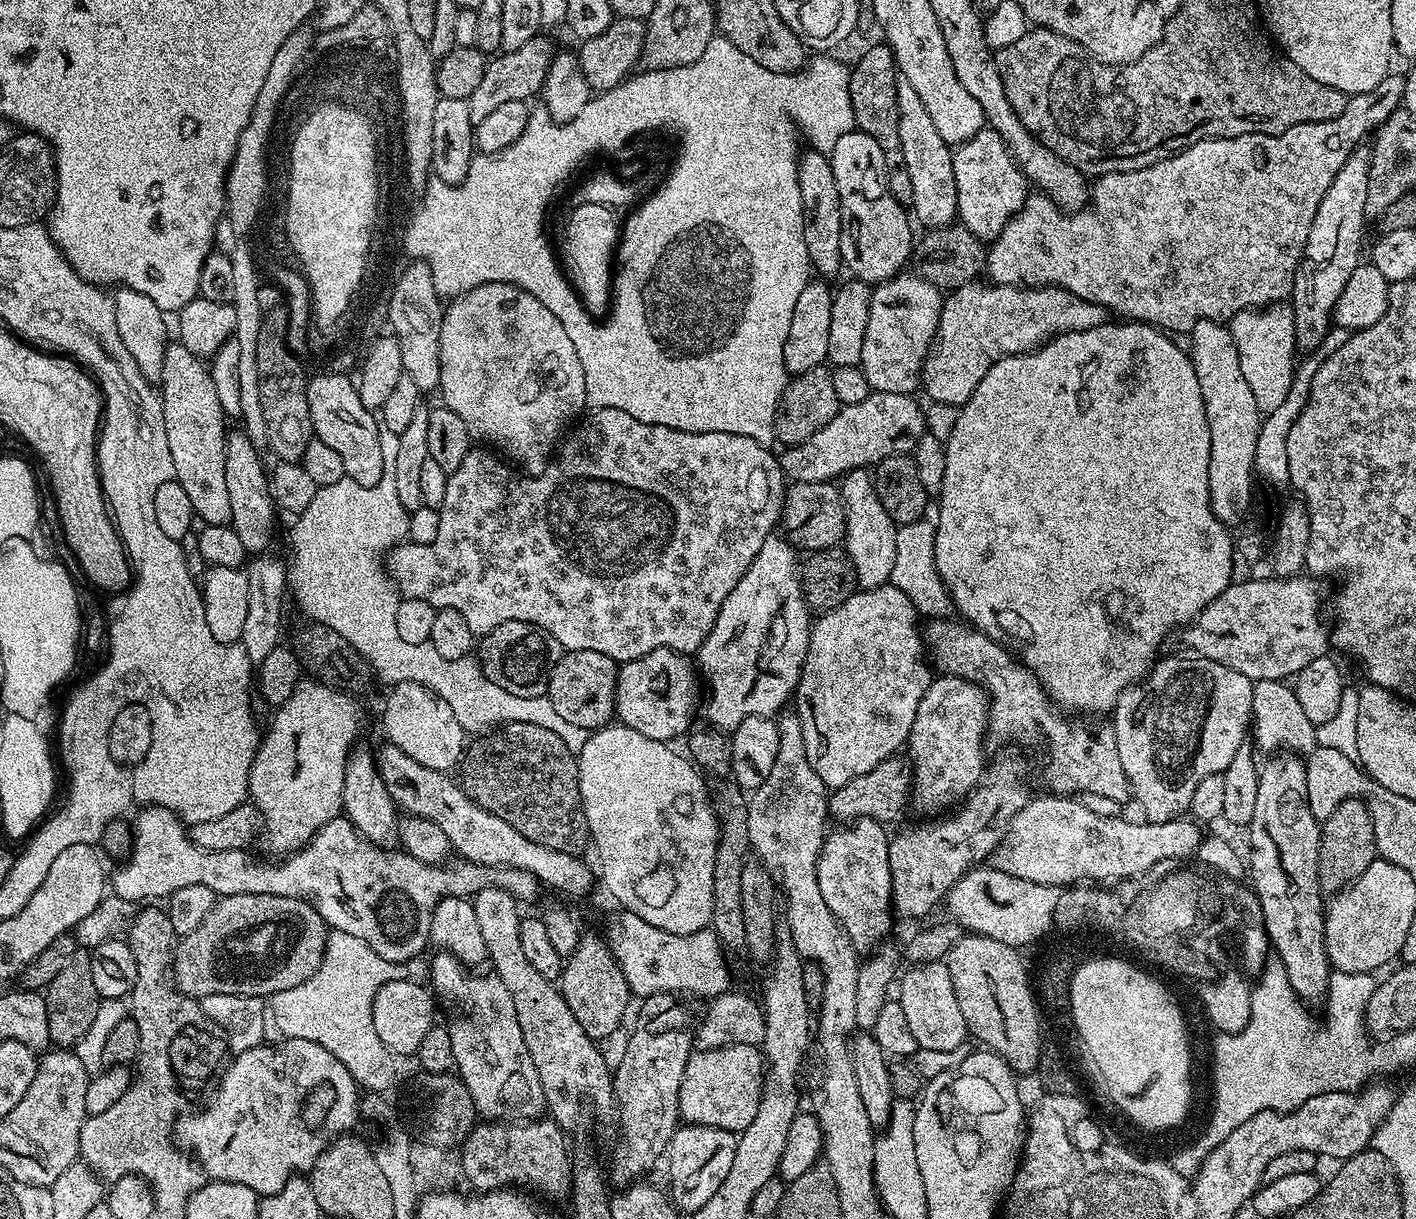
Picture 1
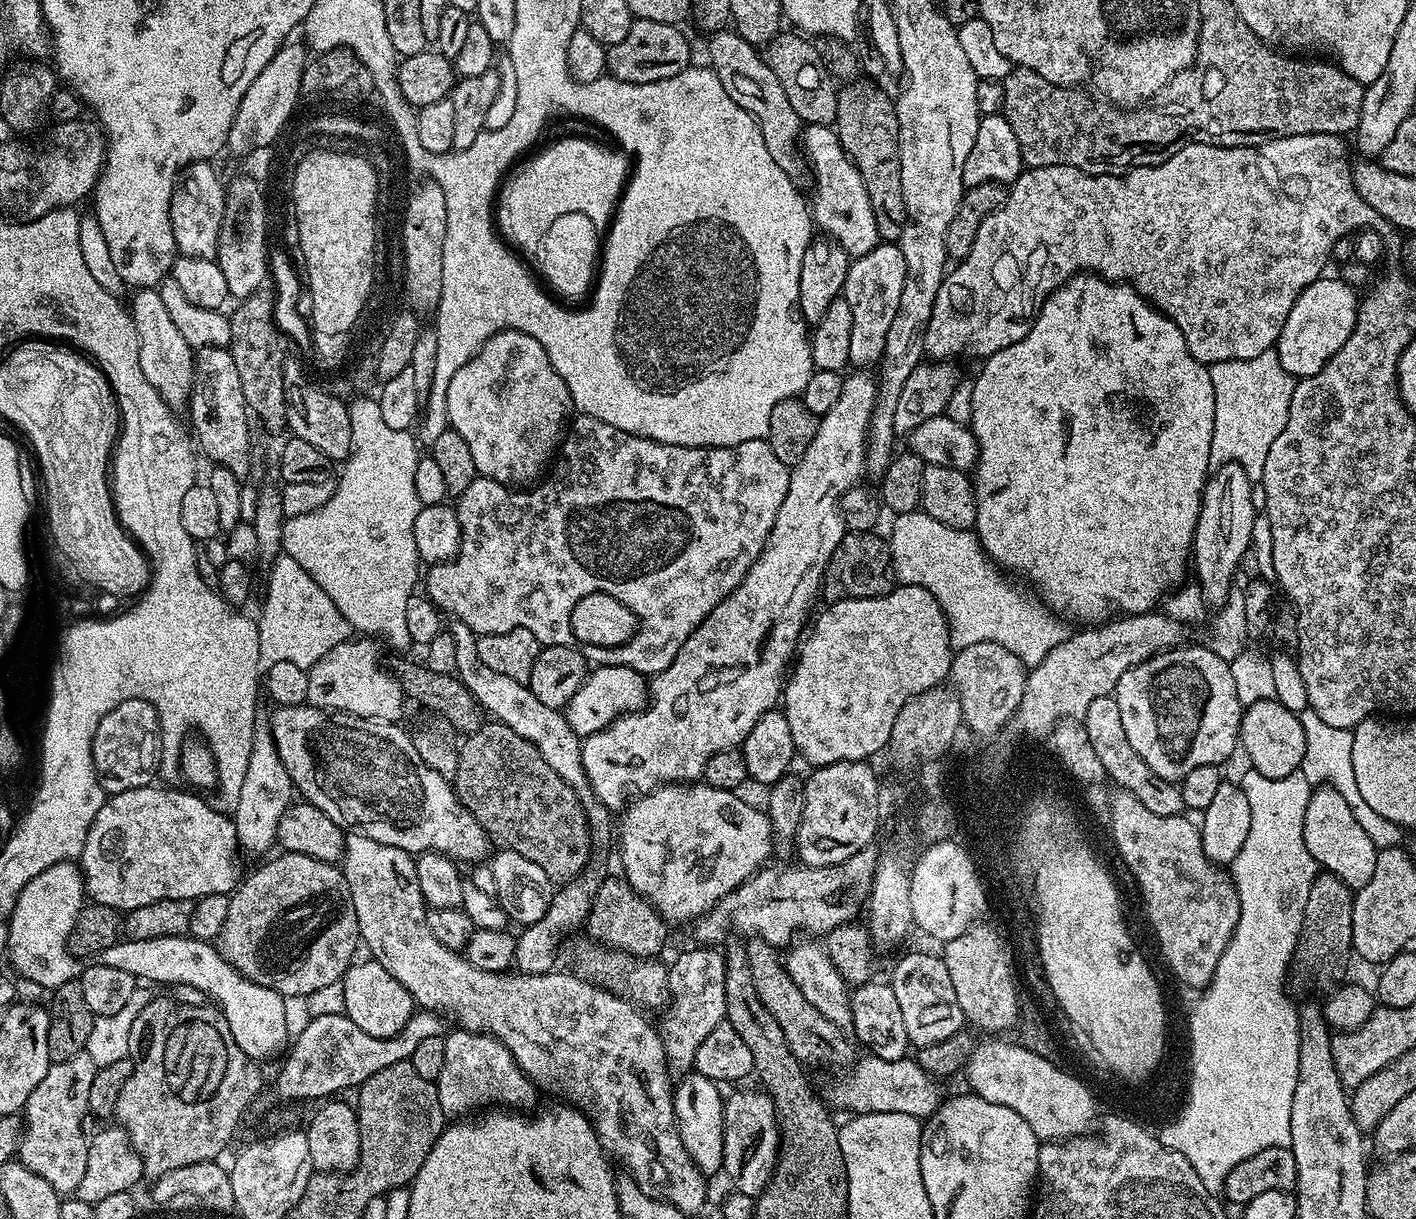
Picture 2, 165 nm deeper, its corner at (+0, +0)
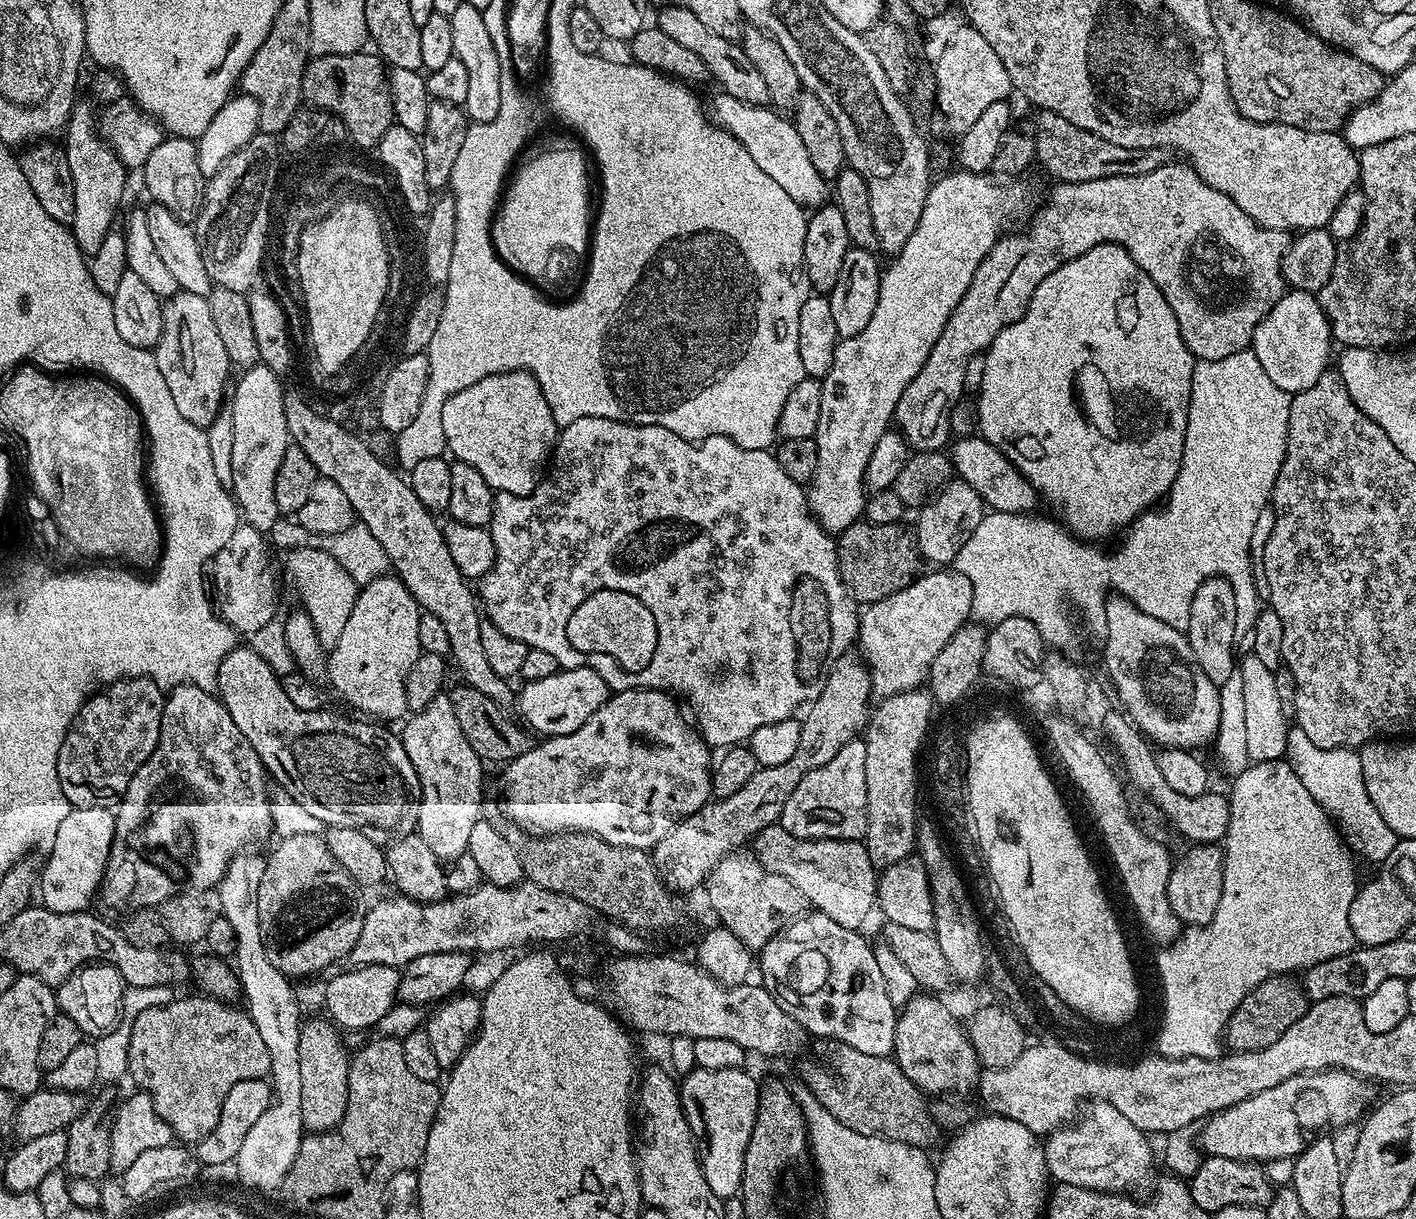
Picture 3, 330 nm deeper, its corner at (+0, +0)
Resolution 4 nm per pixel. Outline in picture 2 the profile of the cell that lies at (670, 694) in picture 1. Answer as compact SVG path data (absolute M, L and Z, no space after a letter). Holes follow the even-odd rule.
M621 664L596 666L574 694L566 709L568 722L576 735L583 738L602 730L628 712L638 712L650 699L650 684L645 673Z

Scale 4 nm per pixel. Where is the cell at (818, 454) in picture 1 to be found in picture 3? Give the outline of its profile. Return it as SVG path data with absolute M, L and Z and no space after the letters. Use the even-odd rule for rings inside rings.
M979 434L964 436L956 445L951 445L950 459L955 475L965 480L983 498L985 505L993 512L1031 513L1032 507L1038 504L1038 494L1034 486L1018 469L997 450L989 440Z

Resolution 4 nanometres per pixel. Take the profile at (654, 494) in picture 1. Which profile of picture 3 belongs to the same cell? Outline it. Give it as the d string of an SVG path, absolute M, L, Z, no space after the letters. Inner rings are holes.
M578 418L578 422L570 422L559 429L556 447L551 454L550 471L532 493L525 496L495 493L490 531L494 538L496 561L484 579L479 581L478 604L491 624L498 626L502 634L518 638L518 642L529 648L547 650L560 663L561 669L594 670L608 683L613 693L631 688L658 688L661 692L677 697L684 696L683 703L686 708L688 703L687 711L696 715L695 723L704 743L716 750L743 745L752 737L754 730L758 730L758 726L770 726L770 722L793 719L805 705L822 694L834 662L853 647L858 636L858 604L840 577L840 563L836 557L837 541L813 516L805 489L783 472L771 451L746 450L725 436L711 436L693 442L678 438L678 434L674 434L674 430L666 430L666 426L627 424L610 418ZM592 592L616 592L630 596L652 616L656 634L654 650L640 674L622 674L610 658L590 658L570 646L570 612L584 596Z

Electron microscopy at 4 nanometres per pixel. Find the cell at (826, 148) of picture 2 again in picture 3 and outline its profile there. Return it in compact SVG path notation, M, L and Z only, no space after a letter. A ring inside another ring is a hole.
M719 94L712 100L710 116L717 128L729 132L754 158L754 162L762 170L762 174L770 174L794 202L798 202L805 209L815 210L825 203L830 196L830 184L823 176L814 170L810 157L806 155L806 146L802 146L802 138L798 138L798 130L787 115L777 109L763 104L744 104L738 98L727 94Z

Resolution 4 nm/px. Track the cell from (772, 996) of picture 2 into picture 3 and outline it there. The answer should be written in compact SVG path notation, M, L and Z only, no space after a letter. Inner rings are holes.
M836 1044L828 1064L836 1076L831 1076L820 1064L808 1064L804 1068L803 1083L822 1102L842 1126L850 1126L858 1134L886 1138L894 1142L906 1142L915 1148L931 1149L936 1140L938 1125L932 1118L930 1104L925 1093L902 1074L892 1056L862 1054L854 1046Z

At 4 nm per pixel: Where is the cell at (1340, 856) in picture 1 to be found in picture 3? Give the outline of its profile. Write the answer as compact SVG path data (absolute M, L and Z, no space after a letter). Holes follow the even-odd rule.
M1288 974L1268 977L1246 993L1228 1020L1226 1044L1231 1051L1253 1052L1268 1048L1278 1042L1278 1038L1282 1038L1282 1034L1286 1034L1286 1030L1290 1030L1290 1026L1302 1018L1302 1014L1306 1014L1309 996L1304 991L1303 983L1299 979L1291 980L1292 978Z

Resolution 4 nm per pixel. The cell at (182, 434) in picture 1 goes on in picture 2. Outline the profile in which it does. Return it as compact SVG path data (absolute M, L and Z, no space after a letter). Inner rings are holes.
M141 288L135 295L130 303L130 311L134 330L140 335L138 362L142 366L142 374L146 374L146 382L158 390L162 402L166 402L173 410L183 409L192 396L192 385L197 377L194 350L186 338L182 338L182 330L174 326L156 288Z

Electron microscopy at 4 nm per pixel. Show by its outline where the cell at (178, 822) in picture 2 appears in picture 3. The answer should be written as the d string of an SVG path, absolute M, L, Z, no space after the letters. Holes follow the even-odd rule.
M105 806L103 808L73 808L70 814L66 814L66 819L63 820L62 826L58 826L58 834L54 834L54 842L51 848L48 849L46 853L46 859L44 868L39 869L38 872L38 896L41 900L43 907L54 910L58 914L74 914L75 912L85 911L89 907L88 903L91 900L95 901L97 899L98 893L100 891L100 883L104 880L104 871L108 869L108 855L112 849L112 834L116 831L116 818L111 807Z

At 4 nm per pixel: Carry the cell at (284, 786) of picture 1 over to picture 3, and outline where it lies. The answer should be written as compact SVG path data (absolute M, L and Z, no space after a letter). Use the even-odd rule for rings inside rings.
M385 574L363 585L337 644L326 656L326 677L328 676L329 682L332 683L333 690L350 707L357 708L360 711L357 713L380 722L389 722L388 720L396 719L399 721L408 712L406 674L410 674L410 666L418 662L422 651L418 642L418 622L421 615L420 603L412 597L410 590L400 581L399 576Z

